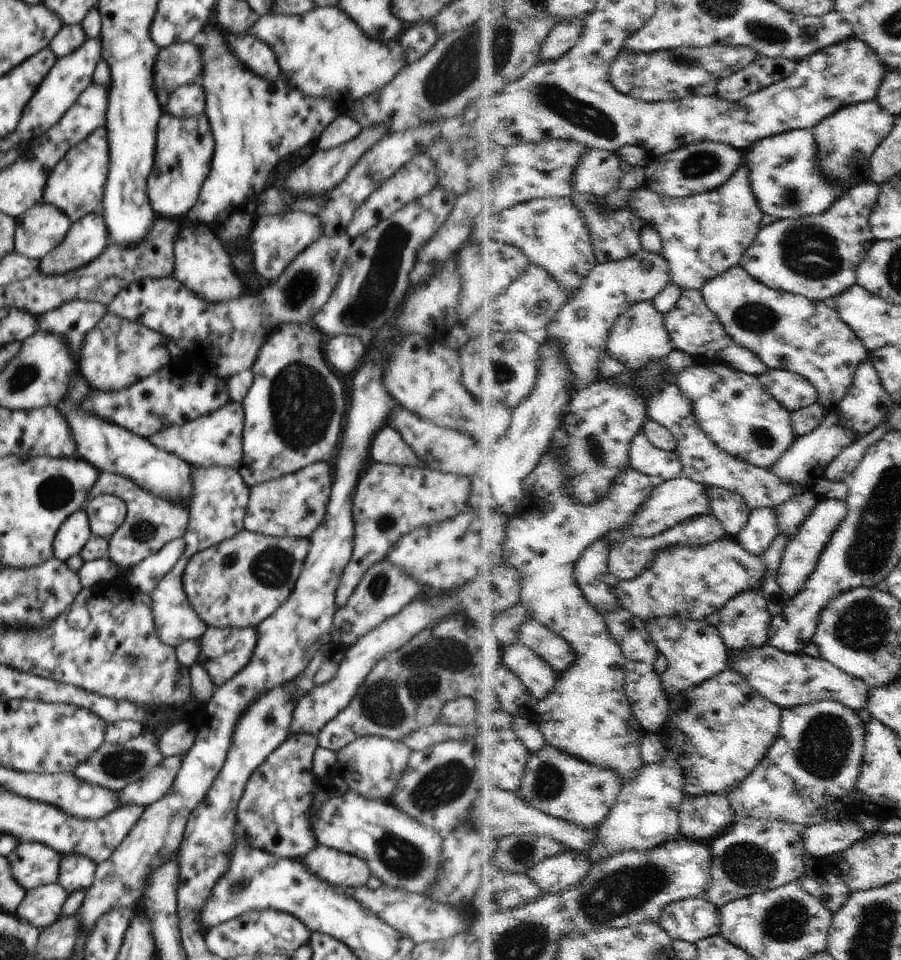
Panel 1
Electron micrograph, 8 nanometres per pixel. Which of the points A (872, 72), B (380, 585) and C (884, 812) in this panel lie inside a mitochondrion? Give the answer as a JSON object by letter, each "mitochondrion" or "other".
{"A":"other","B":"mitochondrion","C":"other"}

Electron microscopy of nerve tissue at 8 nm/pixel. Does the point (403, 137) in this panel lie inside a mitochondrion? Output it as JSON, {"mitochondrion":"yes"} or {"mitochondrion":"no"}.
{"mitochondrion":"no"}

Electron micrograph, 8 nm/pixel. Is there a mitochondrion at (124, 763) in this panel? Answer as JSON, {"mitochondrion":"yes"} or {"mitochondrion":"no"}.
{"mitochondrion":"yes"}

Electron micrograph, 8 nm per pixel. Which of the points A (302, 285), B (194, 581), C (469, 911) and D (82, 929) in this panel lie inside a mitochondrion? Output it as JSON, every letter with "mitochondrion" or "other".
{"A":"mitochondrion","B":"other","C":"other","D":"other"}

